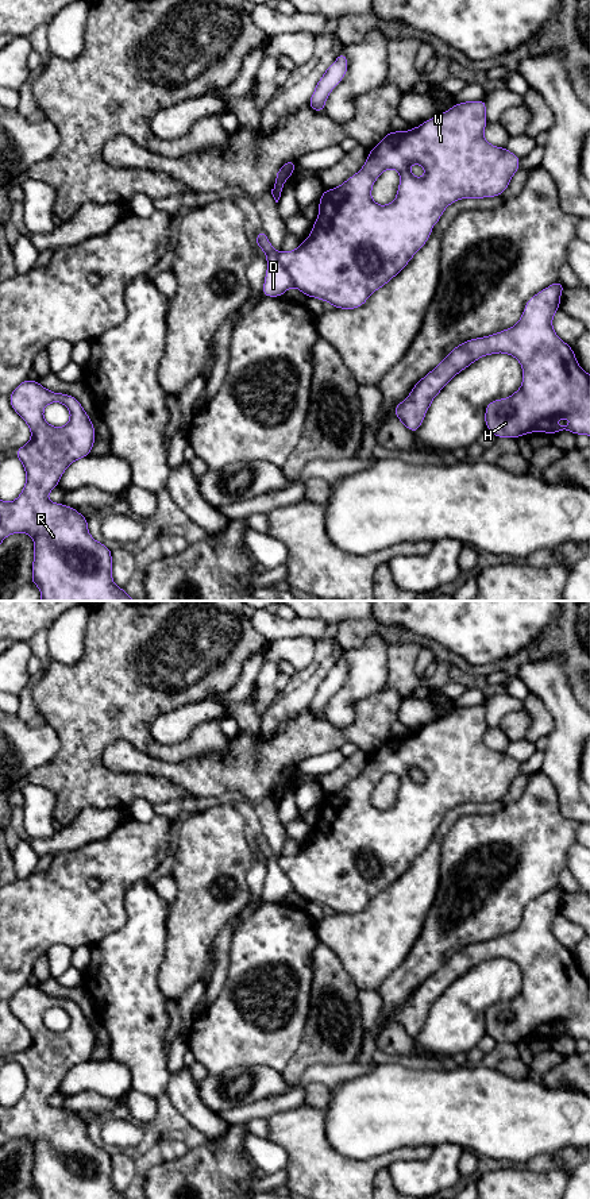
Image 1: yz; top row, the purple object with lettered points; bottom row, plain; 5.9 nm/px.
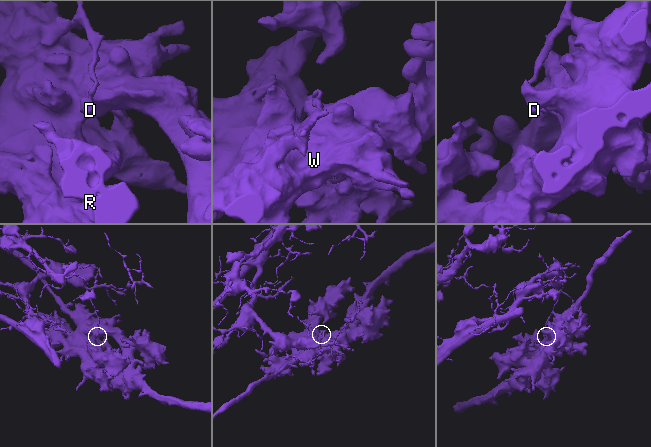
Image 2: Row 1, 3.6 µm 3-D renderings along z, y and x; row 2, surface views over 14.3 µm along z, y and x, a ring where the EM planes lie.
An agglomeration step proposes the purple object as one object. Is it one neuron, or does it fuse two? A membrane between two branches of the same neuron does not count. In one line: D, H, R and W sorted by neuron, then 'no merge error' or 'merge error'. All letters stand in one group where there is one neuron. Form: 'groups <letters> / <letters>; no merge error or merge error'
groups D / H R W; merge error

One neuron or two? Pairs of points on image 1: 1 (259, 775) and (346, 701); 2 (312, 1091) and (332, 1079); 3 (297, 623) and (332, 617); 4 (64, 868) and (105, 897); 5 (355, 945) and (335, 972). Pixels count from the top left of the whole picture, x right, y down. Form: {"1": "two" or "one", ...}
{"1": "two", "2": "two", "3": "two", "4": "one", "5": "two"}

